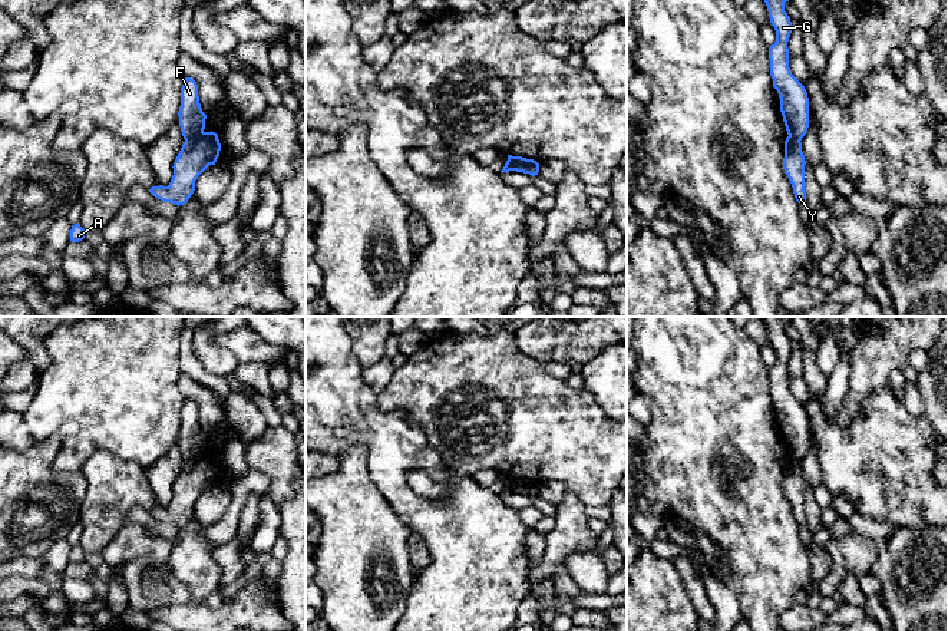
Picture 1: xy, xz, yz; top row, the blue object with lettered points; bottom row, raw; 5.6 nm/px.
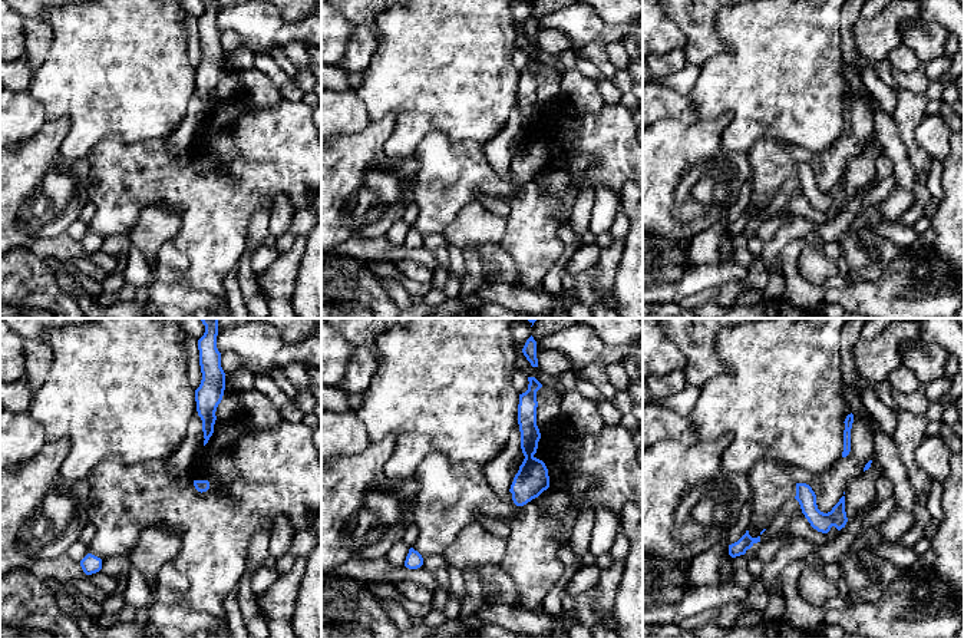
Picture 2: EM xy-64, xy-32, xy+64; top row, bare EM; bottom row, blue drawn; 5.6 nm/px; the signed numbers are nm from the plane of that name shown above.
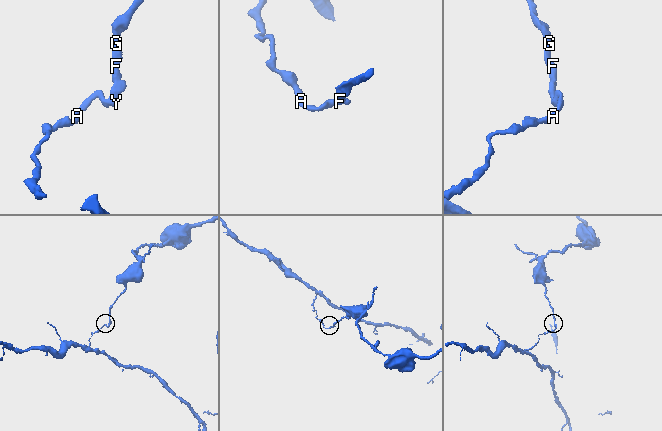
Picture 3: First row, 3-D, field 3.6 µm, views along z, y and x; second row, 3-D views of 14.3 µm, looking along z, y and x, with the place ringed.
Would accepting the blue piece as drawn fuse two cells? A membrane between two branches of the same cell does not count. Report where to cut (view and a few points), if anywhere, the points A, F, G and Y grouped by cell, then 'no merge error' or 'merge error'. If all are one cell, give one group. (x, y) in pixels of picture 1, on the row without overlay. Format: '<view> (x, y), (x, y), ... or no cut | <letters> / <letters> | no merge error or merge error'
xy (202, 452), (185, 461) | A Y / F G | merge error

